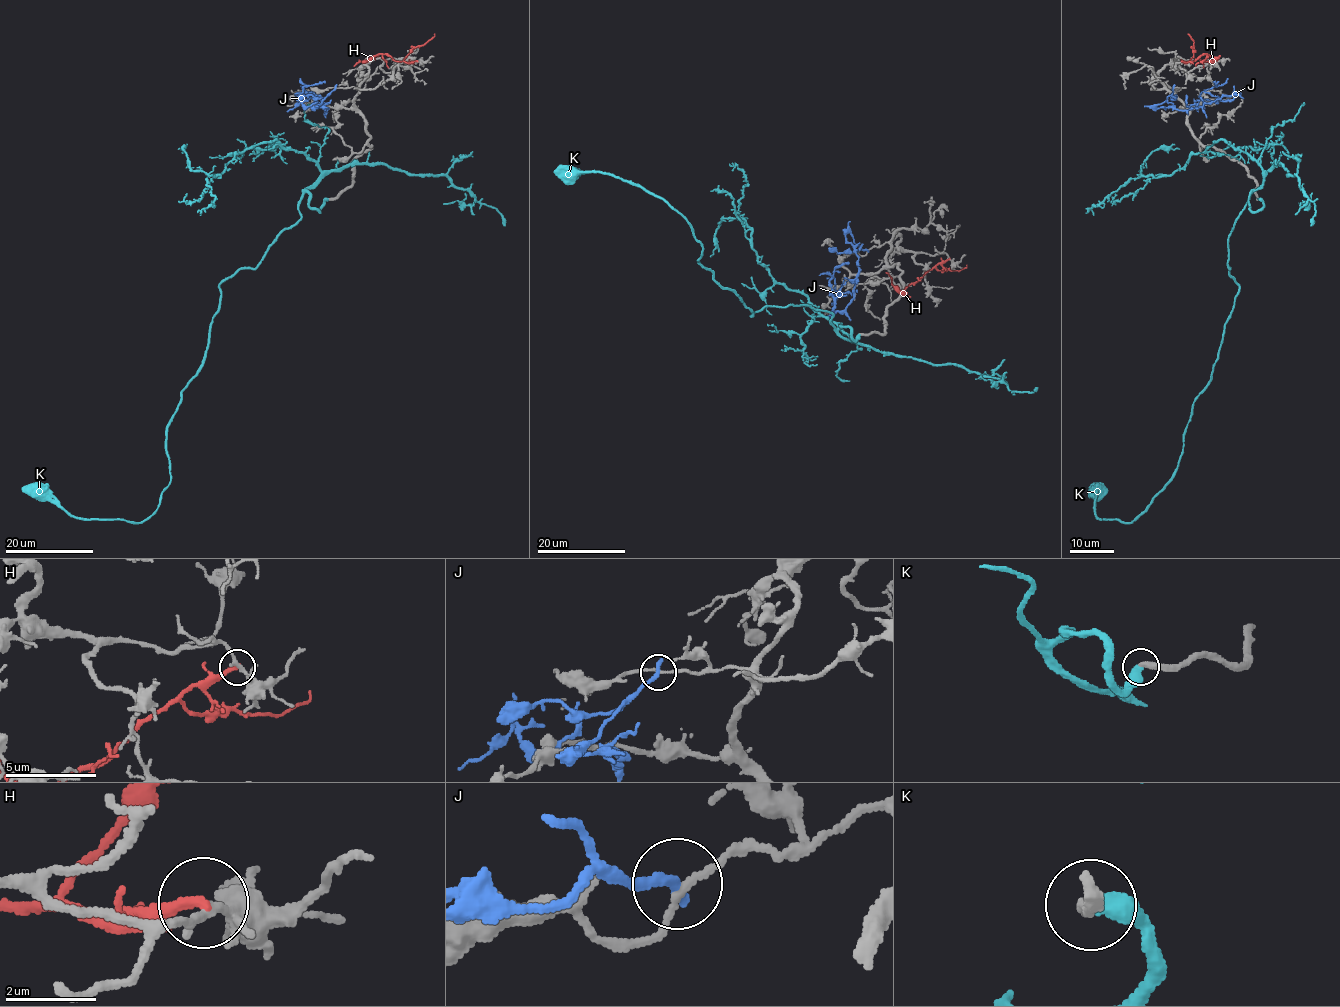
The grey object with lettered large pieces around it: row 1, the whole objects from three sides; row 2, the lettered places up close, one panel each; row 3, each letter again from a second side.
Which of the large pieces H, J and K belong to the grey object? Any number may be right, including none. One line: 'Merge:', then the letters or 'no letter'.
Merge: K

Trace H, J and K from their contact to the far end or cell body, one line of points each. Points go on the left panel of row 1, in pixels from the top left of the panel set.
H: (417, 60), (396, 62), (385, 54), (379, 54), (353, 66)
J: (336, 88), (314, 108), (326, 110), (319, 96), (300, 92), (301, 100), (297, 99), (305, 86), (325, 80)
K: (327, 199), (318, 211), (305, 191), (261, 262), (219, 285), (147, 519), (70, 516), (22, 487)

